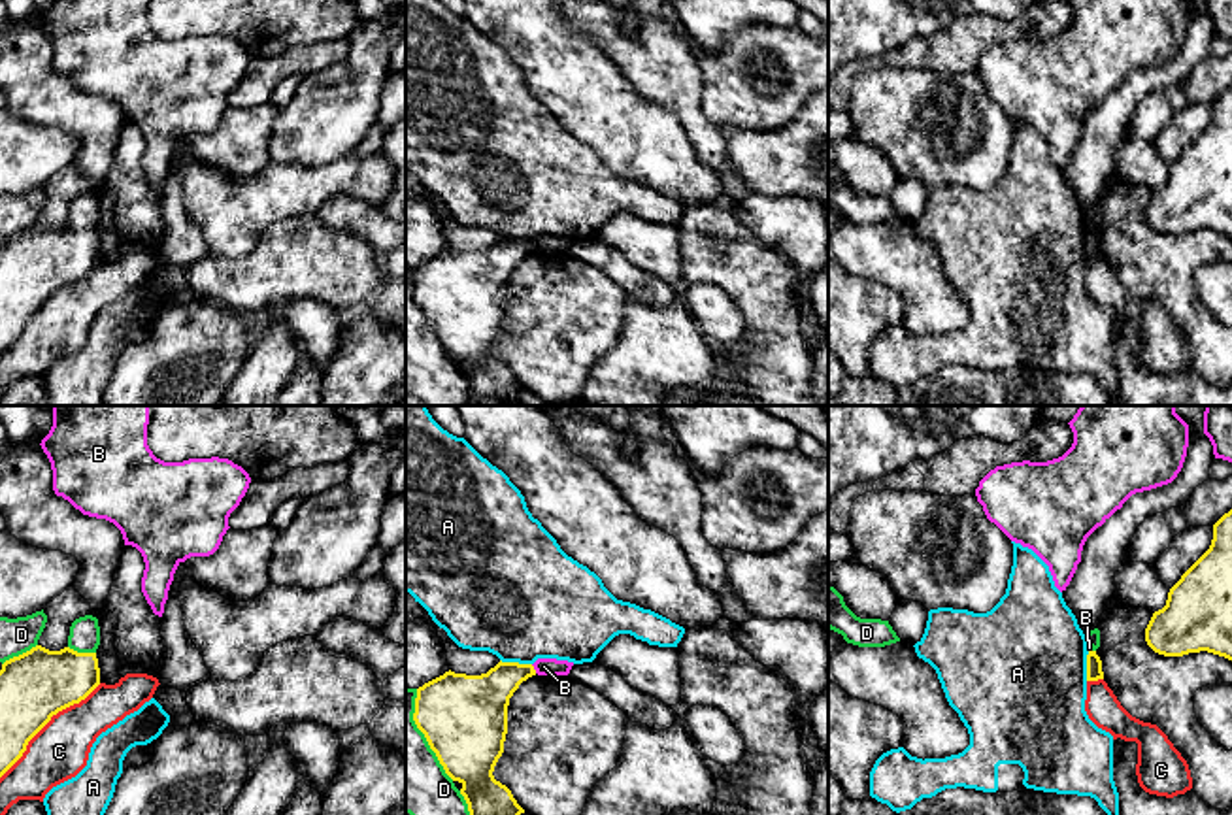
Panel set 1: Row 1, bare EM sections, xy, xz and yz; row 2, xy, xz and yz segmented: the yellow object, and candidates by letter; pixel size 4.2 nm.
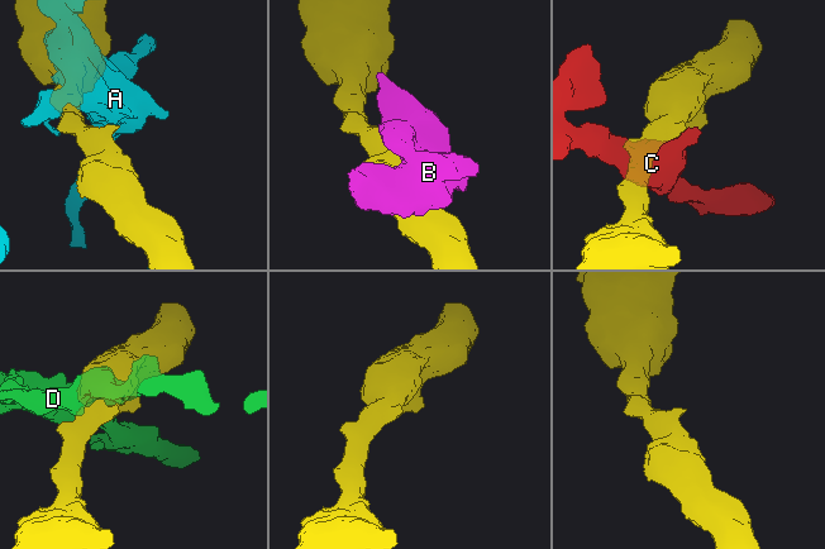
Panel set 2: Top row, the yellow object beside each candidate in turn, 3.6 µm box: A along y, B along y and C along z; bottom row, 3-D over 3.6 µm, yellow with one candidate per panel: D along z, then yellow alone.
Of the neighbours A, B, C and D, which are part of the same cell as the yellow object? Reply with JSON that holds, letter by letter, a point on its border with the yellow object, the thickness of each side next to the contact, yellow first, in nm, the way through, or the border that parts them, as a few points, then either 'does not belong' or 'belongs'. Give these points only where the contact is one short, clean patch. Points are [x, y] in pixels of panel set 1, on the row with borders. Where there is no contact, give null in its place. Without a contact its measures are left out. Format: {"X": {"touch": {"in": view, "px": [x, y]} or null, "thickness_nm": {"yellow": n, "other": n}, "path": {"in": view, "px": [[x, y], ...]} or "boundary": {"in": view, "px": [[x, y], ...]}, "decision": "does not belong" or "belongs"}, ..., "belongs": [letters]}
{"A": {"touch": {"in": "xz", "px": [516, 663]}, "thickness_nm": {"yellow": 280, "other": 480}, "decision": "does not belong"}, "B": {"touch": {"in": "xz", "px": [532, 668]}, "thickness_nm": {"yellow": 220, "other": 80}, "boundary": {"in": "xz", "px": [[531, 665], [536, 672]]}, "decision": "does not belong"}, "C": {"touch": {"in": "xy", "px": [48, 721]}, "thickness_nm": {"yellow": 300, "other": 240}, "decision": "does not belong"}, "D": {"touch": {"in": "xy", "px": [19, 655]}, "thickness_nm": {"yellow": 300, "other": 150}, "decision": "does not belong"}, "belongs": []}

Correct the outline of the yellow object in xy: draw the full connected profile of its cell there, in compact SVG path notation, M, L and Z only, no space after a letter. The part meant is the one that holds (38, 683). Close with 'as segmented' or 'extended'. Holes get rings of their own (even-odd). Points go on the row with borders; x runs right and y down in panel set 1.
M42 645L0 670L0 777L58 711L79 704L100 685L96 653Z | as segmented

